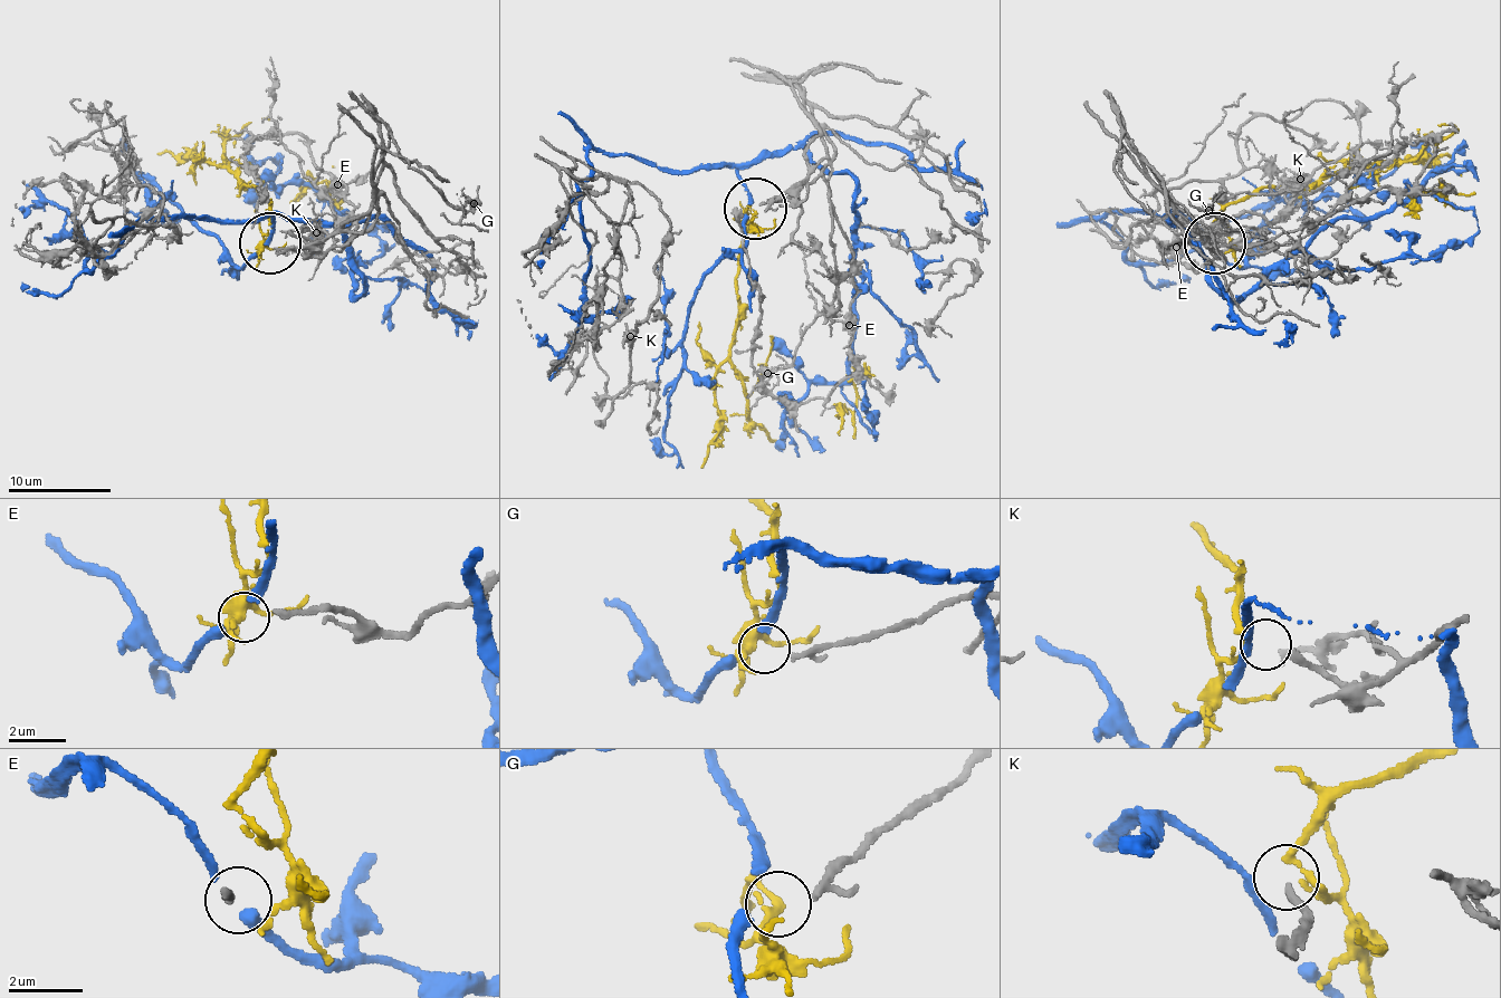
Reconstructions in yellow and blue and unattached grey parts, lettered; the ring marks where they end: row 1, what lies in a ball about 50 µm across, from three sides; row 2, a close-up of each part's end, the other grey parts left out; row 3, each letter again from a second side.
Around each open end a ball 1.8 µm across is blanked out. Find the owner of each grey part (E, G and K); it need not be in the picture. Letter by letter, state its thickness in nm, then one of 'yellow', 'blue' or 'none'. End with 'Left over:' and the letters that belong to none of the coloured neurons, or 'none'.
E: 190 nm thick; none
G: 150 nm thick; none
K: 240 nm thick; yellow
Left over: E, G

